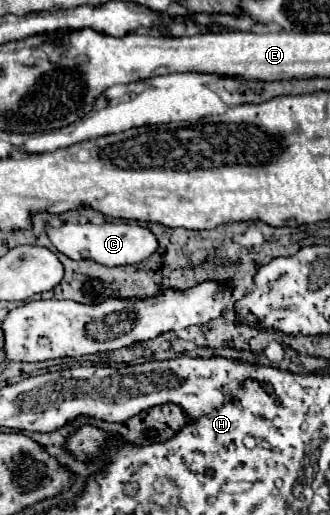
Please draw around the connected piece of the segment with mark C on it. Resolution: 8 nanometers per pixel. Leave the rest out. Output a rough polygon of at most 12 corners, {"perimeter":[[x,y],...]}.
{"perimeter":[[138,224],[48,228],[72,260],[140,264],[158,248]]}

